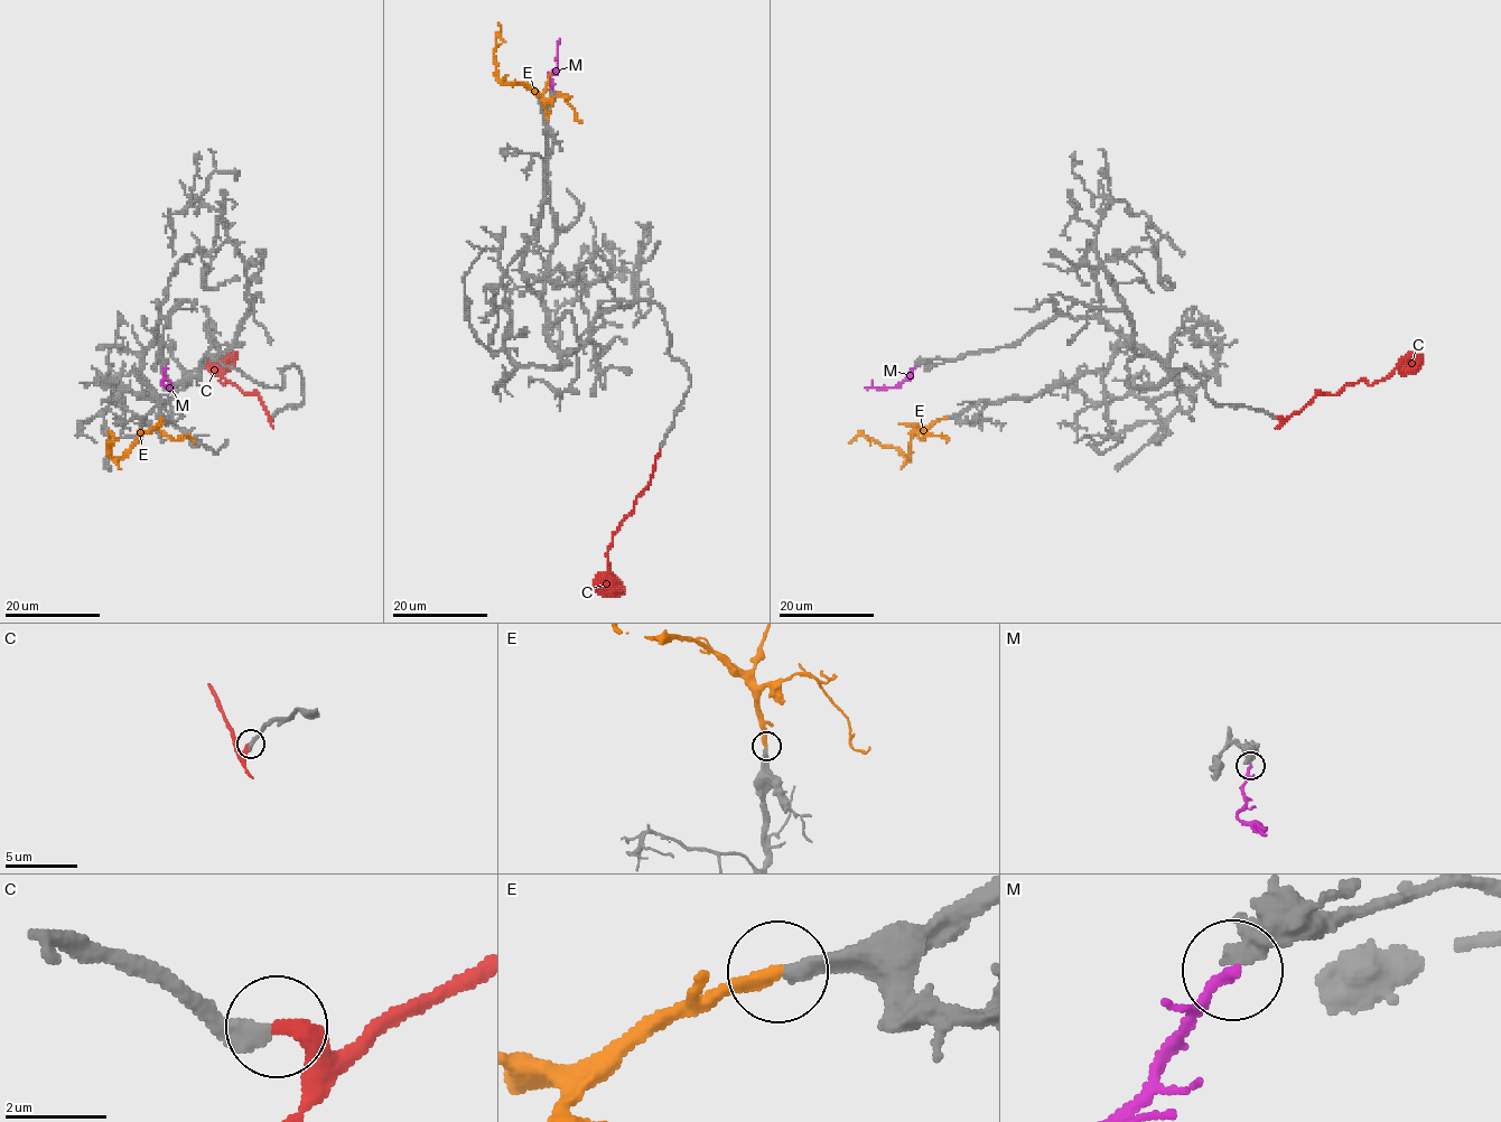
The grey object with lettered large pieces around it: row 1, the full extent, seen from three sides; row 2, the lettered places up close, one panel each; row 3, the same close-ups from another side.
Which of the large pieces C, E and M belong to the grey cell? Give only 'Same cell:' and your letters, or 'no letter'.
Same cell: C, E

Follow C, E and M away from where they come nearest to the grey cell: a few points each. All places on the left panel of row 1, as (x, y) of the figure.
C: (273, 417), (270, 419), (257, 395), (220, 380), (223, 364), (238, 355)
E: (160, 418), (122, 456), (112, 457), (106, 445), (110, 433), (113, 437), (110, 442)
M: (166, 366), (161, 383), (173, 387)

